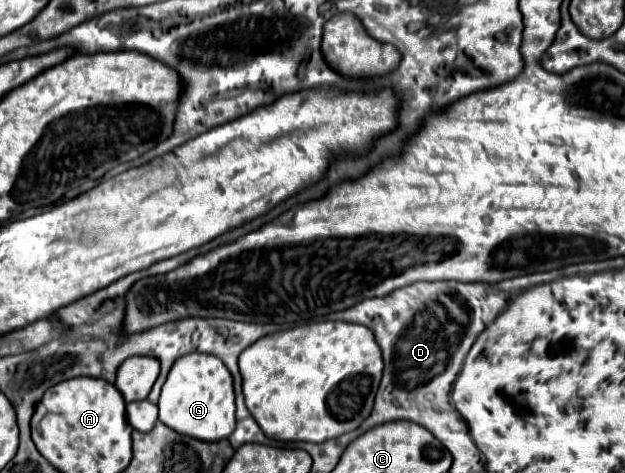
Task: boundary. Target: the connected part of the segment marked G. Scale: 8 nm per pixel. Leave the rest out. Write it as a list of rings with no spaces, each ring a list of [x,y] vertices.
[[[189,353],[179,357],[161,389],[159,421],[181,435],[193,435],[201,441],[221,441],[235,427],[235,393],[229,369],[215,355]]]

